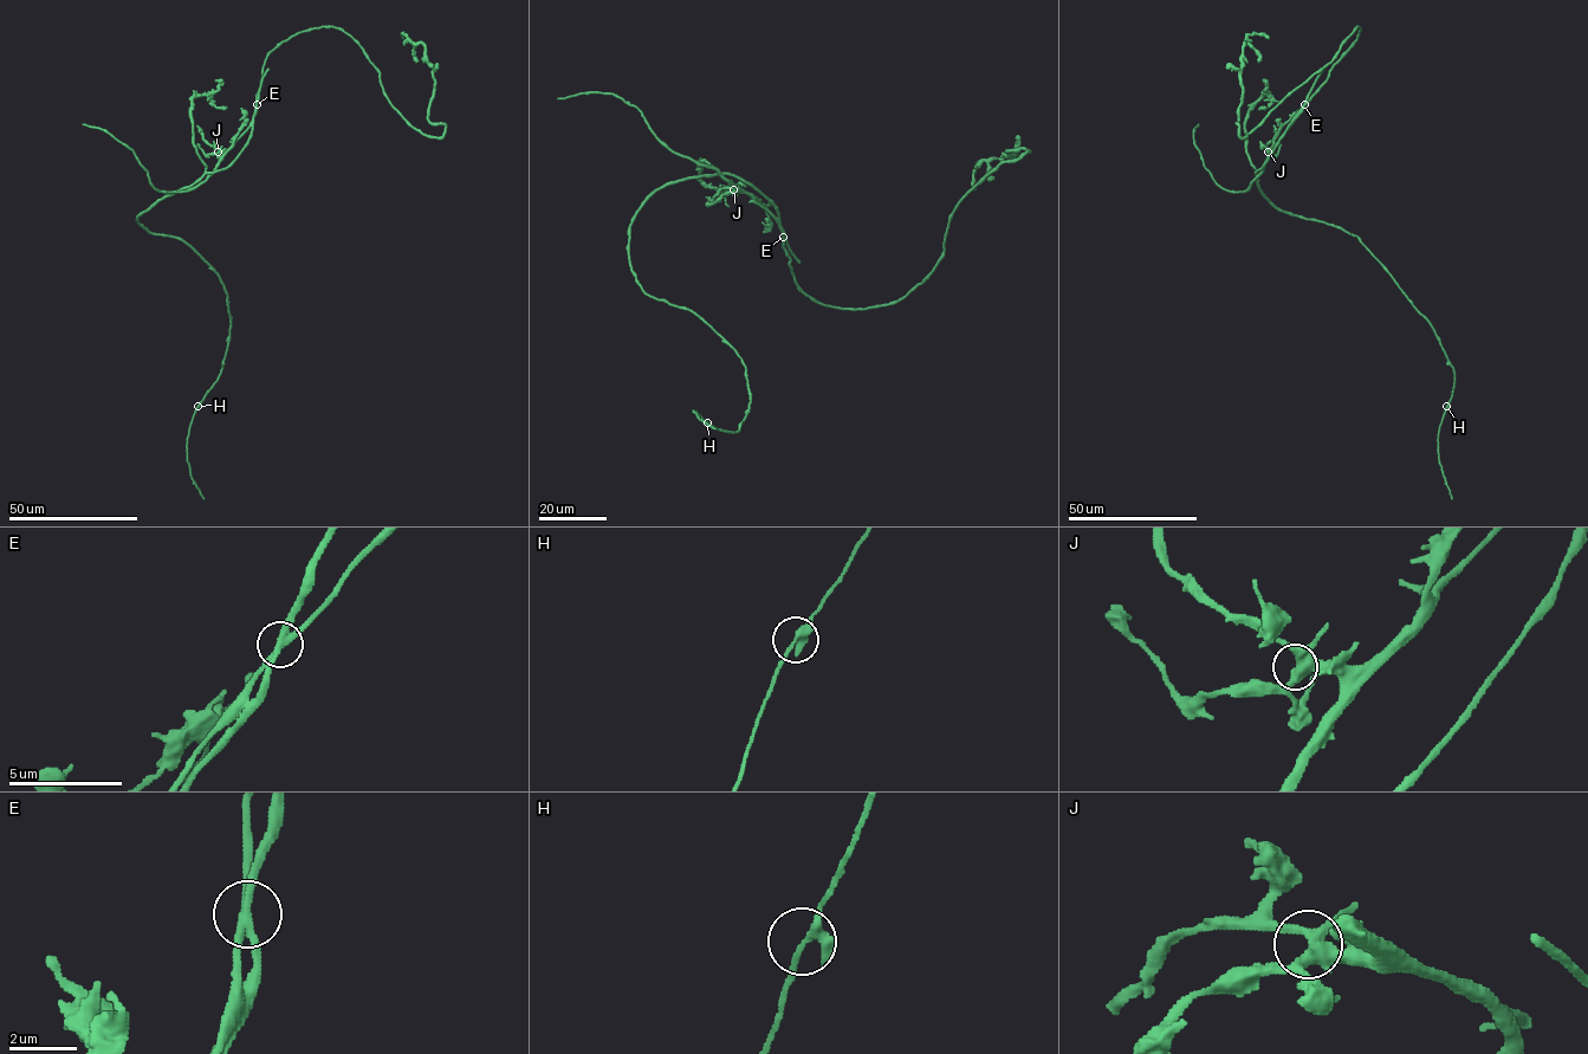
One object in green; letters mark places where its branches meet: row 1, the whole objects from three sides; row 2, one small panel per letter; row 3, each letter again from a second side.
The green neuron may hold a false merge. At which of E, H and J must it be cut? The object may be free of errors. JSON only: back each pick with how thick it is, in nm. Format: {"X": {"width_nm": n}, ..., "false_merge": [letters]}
{"E": {"width_nm": 260}, "false_merge": ["E"]}

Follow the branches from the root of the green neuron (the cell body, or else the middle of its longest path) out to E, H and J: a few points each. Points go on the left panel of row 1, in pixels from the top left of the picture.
E: (239, 153), (252, 131), (257, 105)
H: (239, 153), (227, 167), (166, 194), (137, 219), (150, 232), (187, 243), (227, 295), (225, 357), (198, 406)
J: (239, 153), (250, 138), (252, 122), (226, 150), (218, 152)

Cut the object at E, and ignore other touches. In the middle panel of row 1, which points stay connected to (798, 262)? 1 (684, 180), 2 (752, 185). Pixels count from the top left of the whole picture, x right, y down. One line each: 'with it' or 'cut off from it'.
1: cut off from it
2: cut off from it

